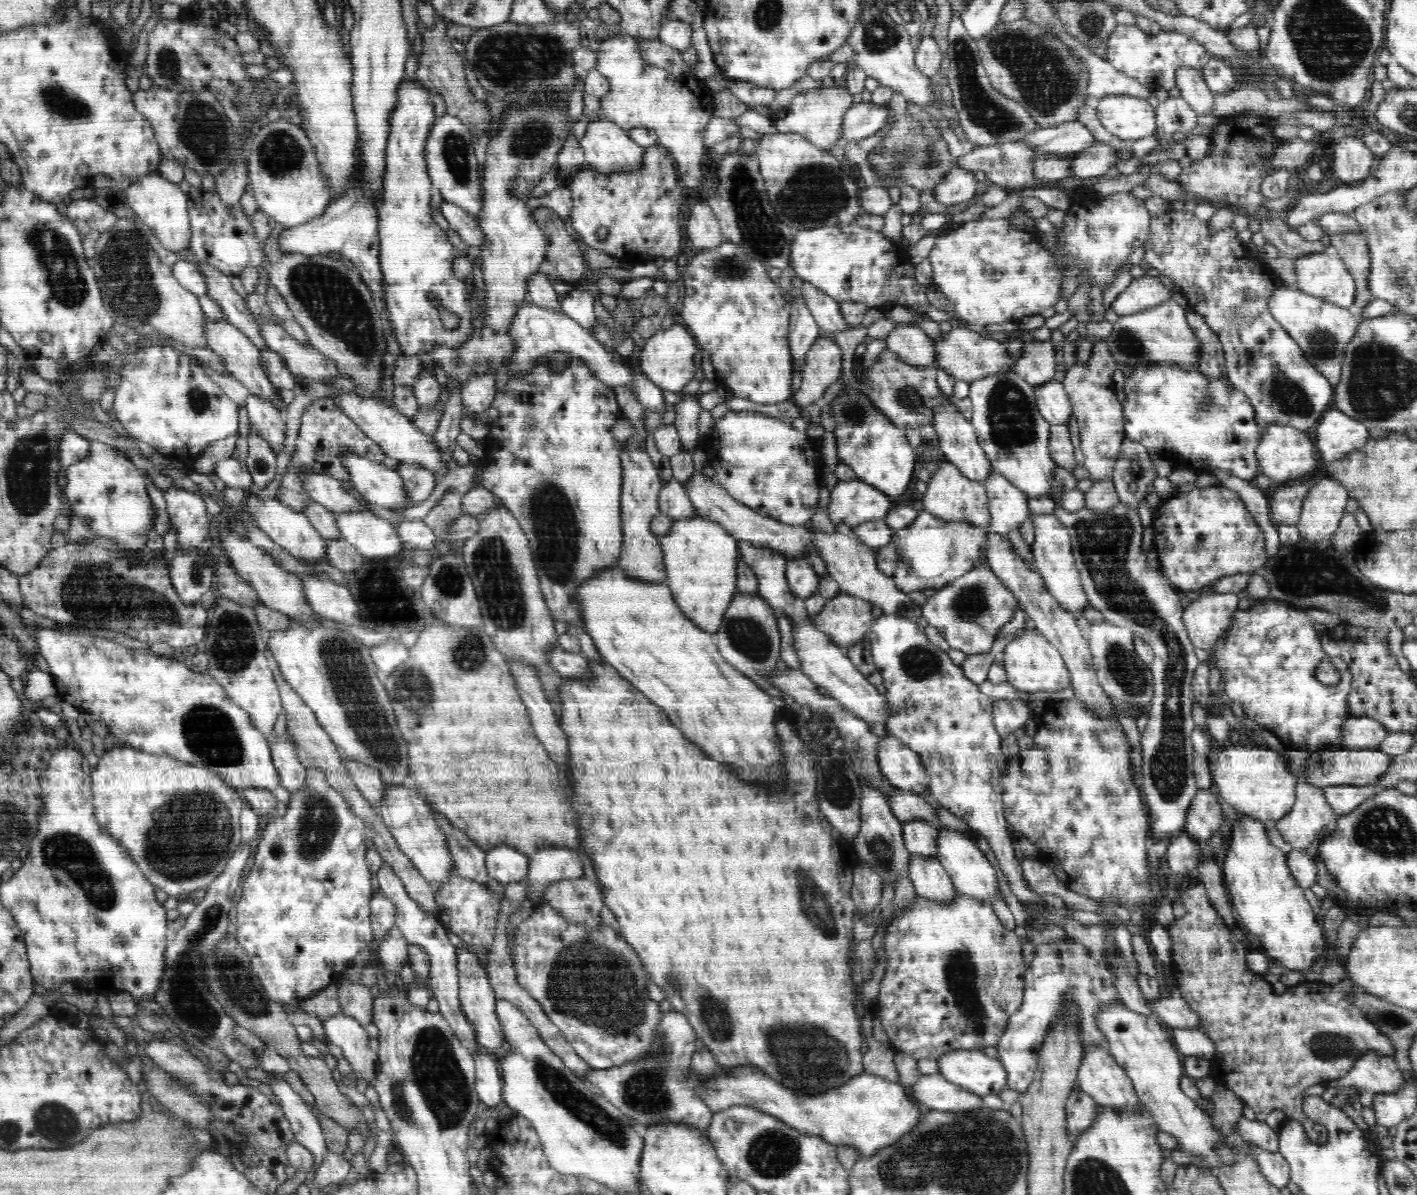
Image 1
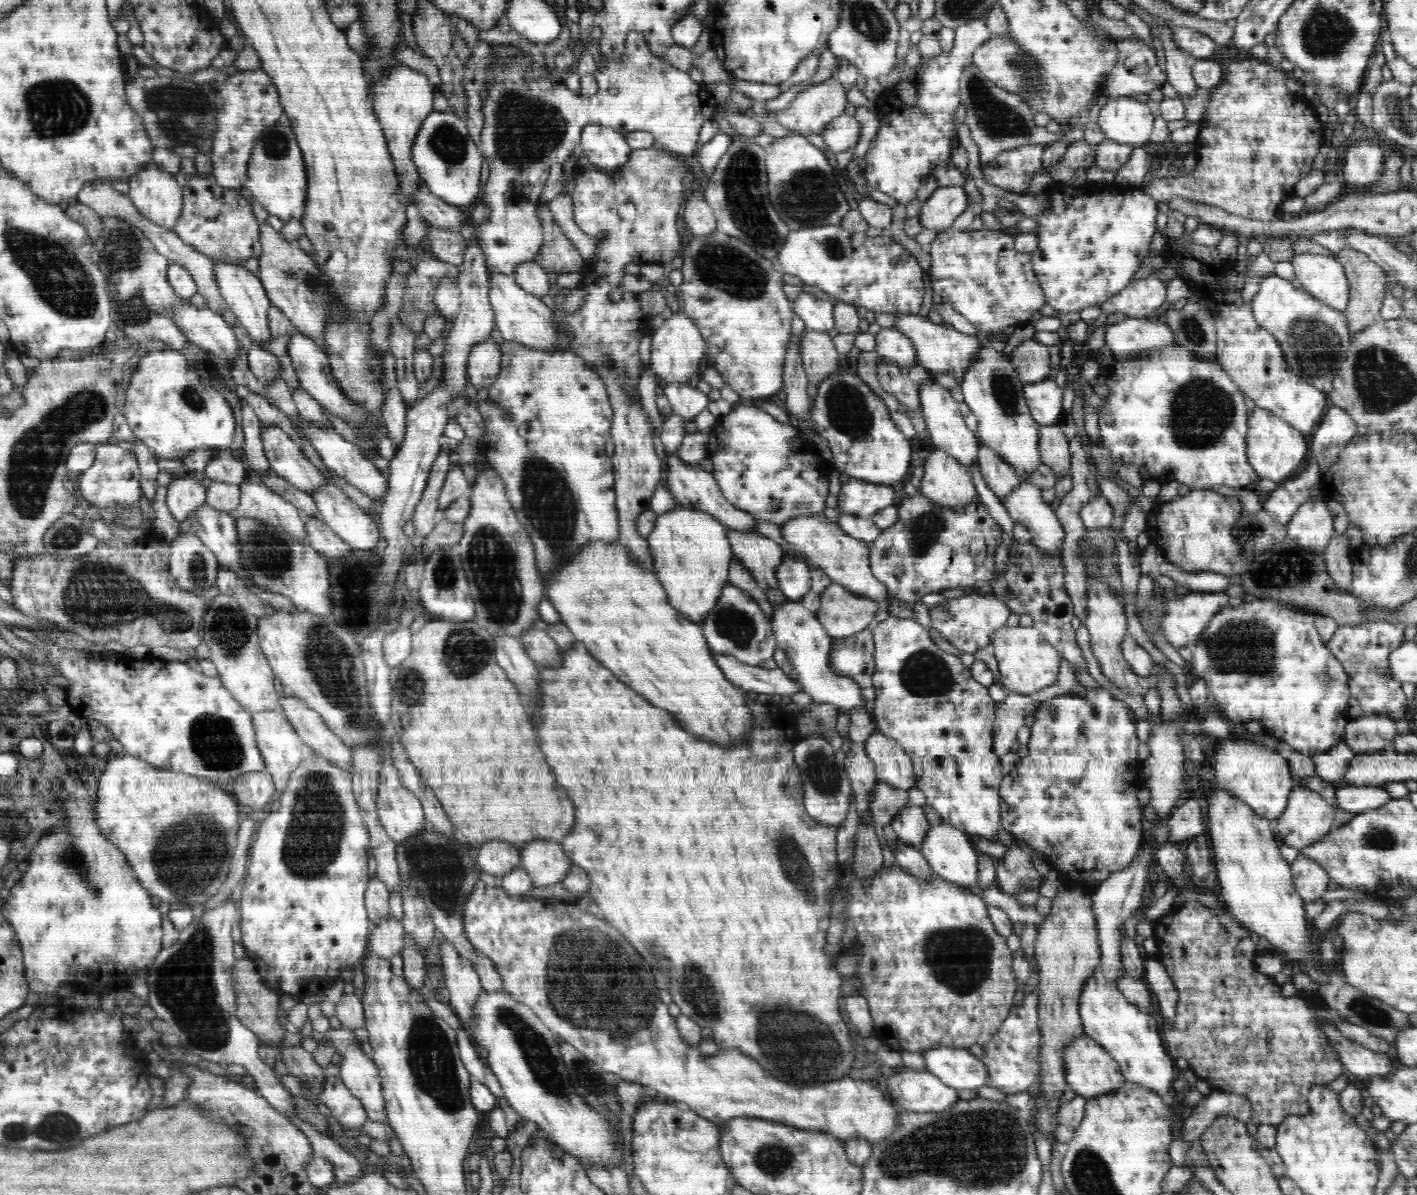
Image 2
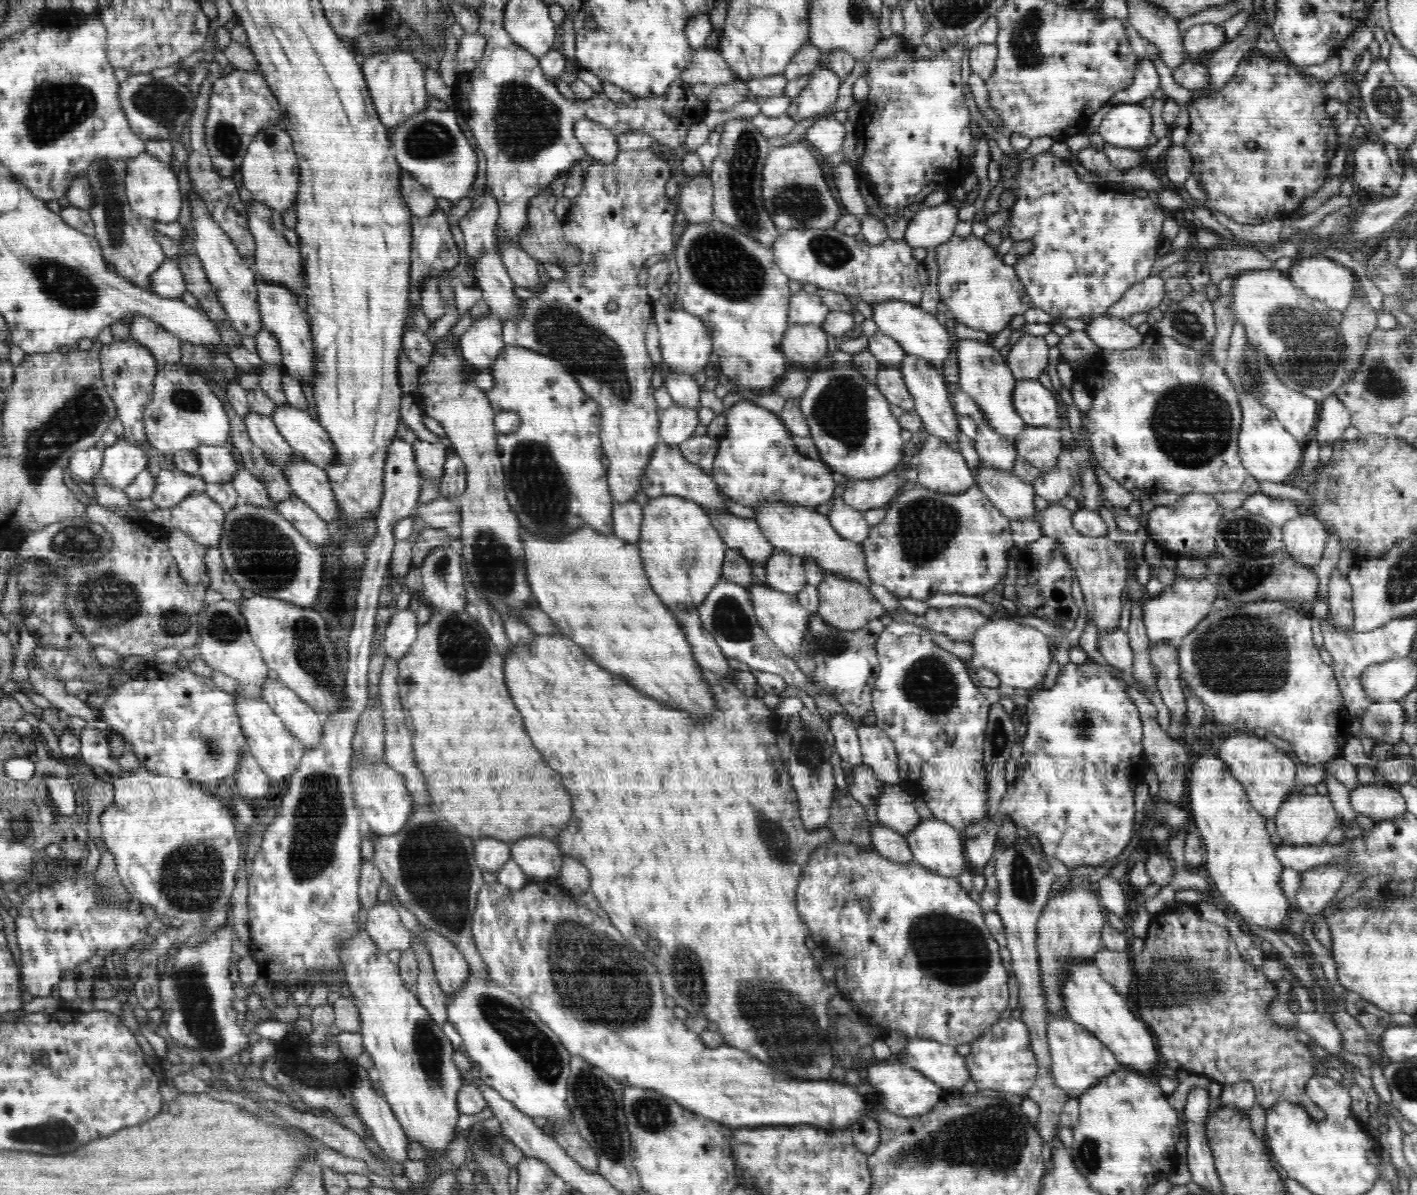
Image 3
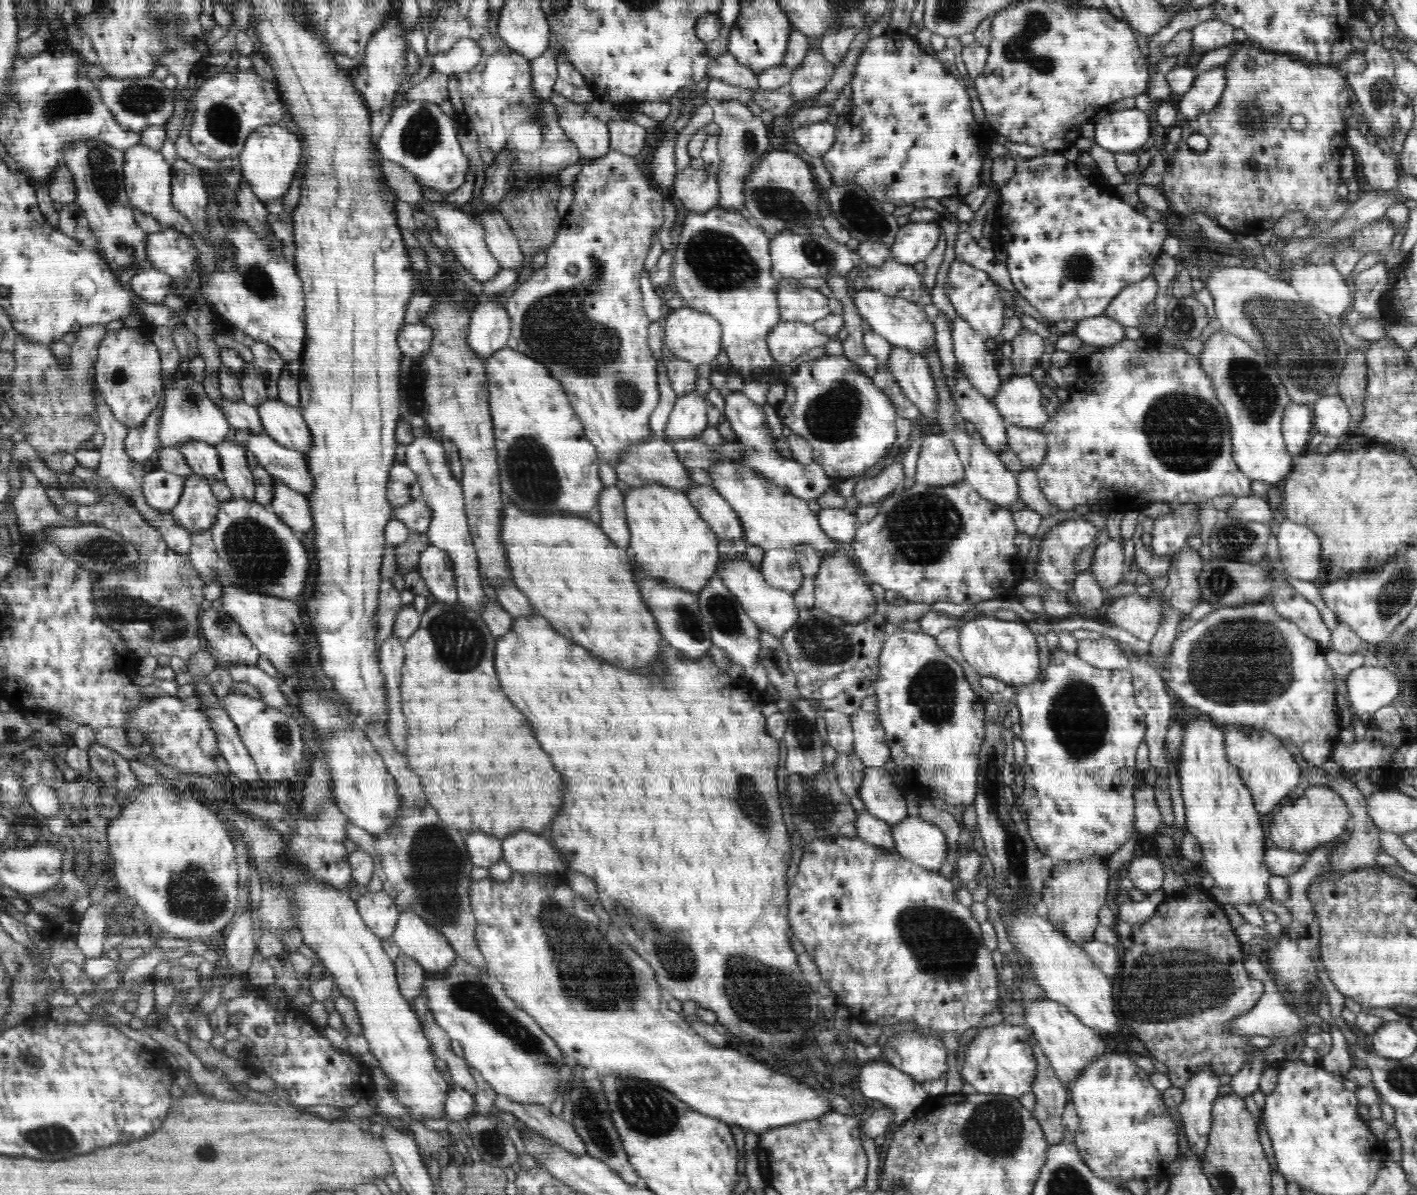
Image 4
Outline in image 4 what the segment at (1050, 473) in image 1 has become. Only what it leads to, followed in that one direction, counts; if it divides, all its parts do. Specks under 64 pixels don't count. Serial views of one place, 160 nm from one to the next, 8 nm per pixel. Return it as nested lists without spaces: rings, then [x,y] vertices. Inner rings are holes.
[[[958,314],[951,324],[951,336],[957,368],[984,397],[993,402],[1002,383],[998,377],[997,363],[989,352],[991,344]]]

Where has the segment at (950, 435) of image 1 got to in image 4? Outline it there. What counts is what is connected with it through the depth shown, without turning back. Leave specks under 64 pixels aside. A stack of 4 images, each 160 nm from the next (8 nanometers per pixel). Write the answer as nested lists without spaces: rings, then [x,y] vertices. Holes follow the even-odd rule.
[[[893,346],[886,362],[903,393],[920,409],[928,422],[937,423],[937,390],[927,360],[920,353]]]

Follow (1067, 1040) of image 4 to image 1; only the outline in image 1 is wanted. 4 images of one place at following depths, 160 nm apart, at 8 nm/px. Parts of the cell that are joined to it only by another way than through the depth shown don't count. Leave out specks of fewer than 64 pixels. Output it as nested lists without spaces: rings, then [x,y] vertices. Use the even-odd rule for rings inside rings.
[[[1092,1046],[1084,1052],[1077,1077],[1082,1091],[1092,1097],[1101,1108],[1108,1107],[1116,1111],[1130,1112],[1139,1107],[1140,1099],[1138,1099],[1132,1080],[1105,1047]]]

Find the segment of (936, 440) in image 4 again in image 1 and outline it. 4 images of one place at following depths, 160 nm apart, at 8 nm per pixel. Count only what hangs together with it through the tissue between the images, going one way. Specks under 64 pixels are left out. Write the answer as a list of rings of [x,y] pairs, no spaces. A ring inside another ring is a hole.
[[[948,460],[939,462],[938,469],[931,473],[922,502],[925,511],[942,520],[970,523],[970,525],[976,525],[985,530],[989,528],[991,516],[987,492],[983,483],[970,480],[955,464]]]

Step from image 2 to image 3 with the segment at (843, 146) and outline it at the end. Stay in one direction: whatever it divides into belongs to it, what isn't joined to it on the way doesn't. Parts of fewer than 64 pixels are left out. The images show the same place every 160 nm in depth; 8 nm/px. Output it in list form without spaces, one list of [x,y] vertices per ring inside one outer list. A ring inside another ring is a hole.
[[[822,116],[806,130],[805,141],[810,142],[813,149],[822,156],[828,157],[831,154],[838,153],[845,136],[844,124],[840,124],[833,116]]]

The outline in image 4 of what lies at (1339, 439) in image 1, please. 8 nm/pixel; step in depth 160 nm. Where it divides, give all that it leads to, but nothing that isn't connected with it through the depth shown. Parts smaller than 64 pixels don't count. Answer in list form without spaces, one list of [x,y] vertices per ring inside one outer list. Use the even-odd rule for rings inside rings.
[[[1340,395],[1322,396],[1312,404],[1312,409],[1313,424],[1318,433],[1340,437],[1348,432],[1351,414]]]

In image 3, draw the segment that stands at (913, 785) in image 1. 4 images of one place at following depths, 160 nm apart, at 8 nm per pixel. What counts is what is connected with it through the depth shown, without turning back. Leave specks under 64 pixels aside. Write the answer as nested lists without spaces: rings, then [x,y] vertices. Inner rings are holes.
[[[860,724],[857,735],[861,746],[863,764],[868,765],[877,779],[884,784],[896,785],[900,780],[896,747],[888,735],[877,725]]]

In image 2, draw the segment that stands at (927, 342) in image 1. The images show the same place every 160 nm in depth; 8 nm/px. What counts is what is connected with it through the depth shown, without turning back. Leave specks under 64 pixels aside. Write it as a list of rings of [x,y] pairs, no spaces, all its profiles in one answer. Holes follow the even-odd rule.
[[[881,328],[875,334],[875,340],[875,352],[884,362],[904,368],[916,365],[916,349],[912,341],[896,328]]]

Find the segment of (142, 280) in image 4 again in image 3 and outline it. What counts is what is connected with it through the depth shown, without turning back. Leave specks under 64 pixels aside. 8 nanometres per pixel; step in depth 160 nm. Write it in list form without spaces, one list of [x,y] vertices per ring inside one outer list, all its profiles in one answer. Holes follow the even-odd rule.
[[[167,258],[158,267],[151,276],[148,290],[164,298],[180,298],[185,291],[185,282],[176,261]]]

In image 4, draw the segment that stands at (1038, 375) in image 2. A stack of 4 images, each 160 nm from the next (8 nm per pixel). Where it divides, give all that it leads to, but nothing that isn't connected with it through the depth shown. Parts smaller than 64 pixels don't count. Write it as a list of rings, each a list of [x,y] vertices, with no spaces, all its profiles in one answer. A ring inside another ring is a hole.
[[[1022,327],[1011,342],[1014,374],[1030,375],[1031,371],[1040,365],[1040,356],[1045,351],[1045,339]]]

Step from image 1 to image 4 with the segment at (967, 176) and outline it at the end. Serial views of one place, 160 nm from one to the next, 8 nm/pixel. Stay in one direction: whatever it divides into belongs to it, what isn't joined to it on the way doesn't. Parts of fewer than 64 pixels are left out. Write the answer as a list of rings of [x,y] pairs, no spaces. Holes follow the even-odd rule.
[[[903,222],[889,256],[898,264],[924,262],[937,245],[942,228],[937,222]]]

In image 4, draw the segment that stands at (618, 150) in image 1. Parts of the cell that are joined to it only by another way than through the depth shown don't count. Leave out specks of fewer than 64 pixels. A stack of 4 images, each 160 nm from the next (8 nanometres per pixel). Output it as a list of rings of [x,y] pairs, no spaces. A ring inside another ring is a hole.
[[[553,92],[551,104],[556,107],[558,113],[558,125],[568,137],[578,147],[581,157],[597,159],[604,156],[610,148],[610,134],[607,124],[600,122],[593,113],[588,112],[582,104],[575,104],[570,100]]]

